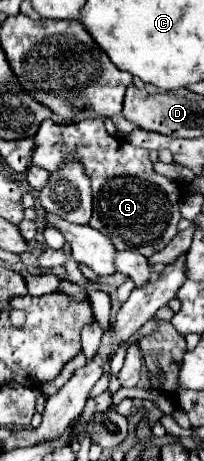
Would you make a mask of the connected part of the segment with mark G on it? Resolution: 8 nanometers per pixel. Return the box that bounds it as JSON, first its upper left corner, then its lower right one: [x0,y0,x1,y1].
[34,119,182,257]

